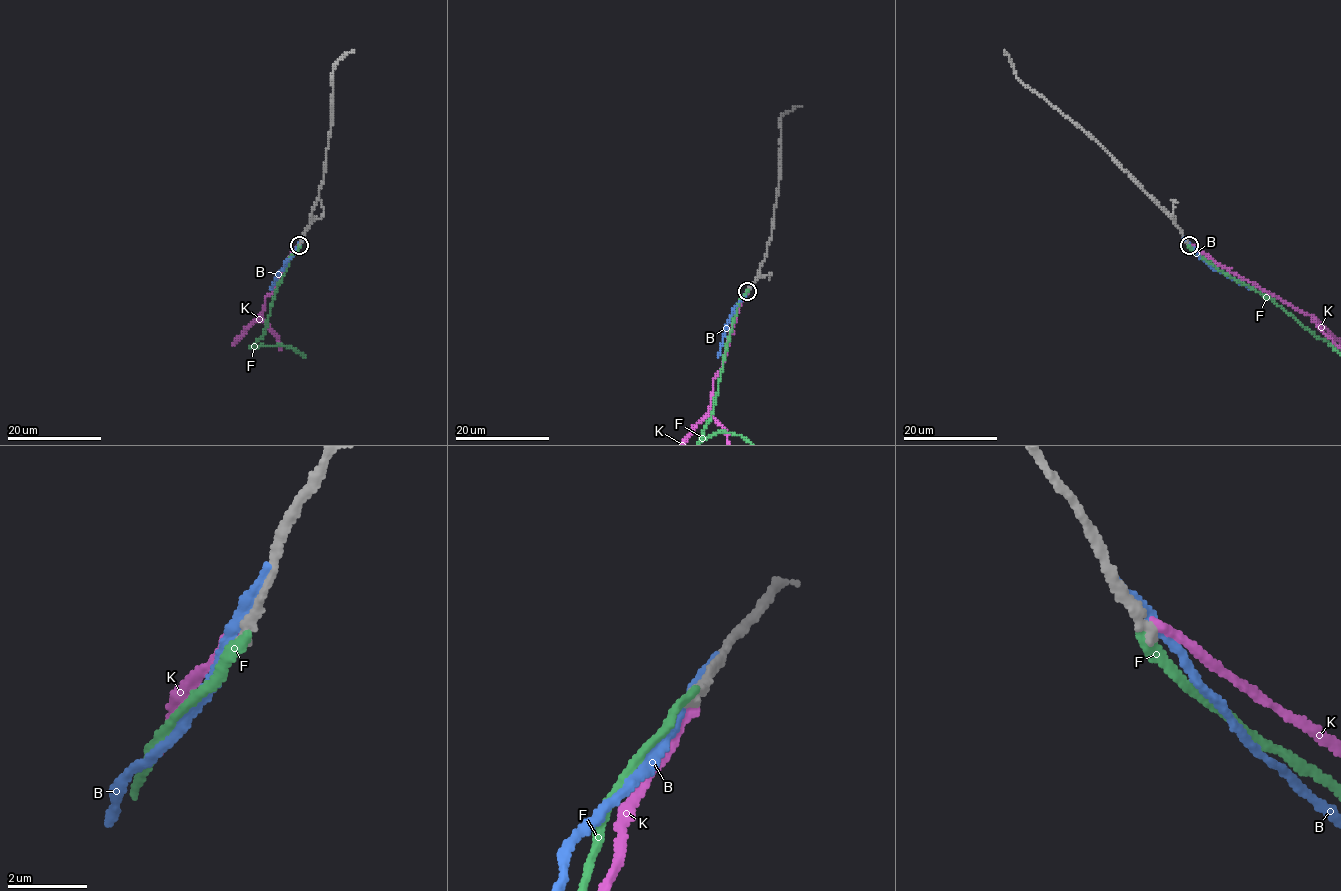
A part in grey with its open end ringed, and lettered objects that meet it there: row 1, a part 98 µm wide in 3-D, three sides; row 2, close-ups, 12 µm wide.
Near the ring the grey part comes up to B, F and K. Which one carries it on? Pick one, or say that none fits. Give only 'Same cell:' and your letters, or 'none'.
Same cell: none

